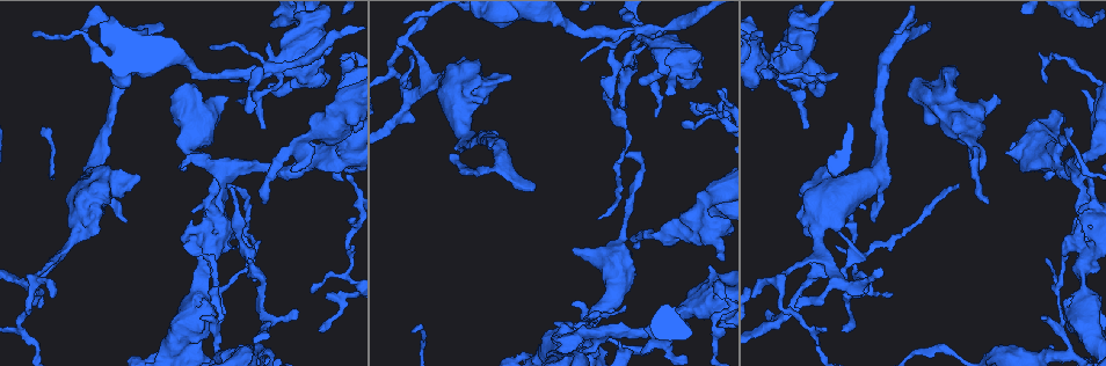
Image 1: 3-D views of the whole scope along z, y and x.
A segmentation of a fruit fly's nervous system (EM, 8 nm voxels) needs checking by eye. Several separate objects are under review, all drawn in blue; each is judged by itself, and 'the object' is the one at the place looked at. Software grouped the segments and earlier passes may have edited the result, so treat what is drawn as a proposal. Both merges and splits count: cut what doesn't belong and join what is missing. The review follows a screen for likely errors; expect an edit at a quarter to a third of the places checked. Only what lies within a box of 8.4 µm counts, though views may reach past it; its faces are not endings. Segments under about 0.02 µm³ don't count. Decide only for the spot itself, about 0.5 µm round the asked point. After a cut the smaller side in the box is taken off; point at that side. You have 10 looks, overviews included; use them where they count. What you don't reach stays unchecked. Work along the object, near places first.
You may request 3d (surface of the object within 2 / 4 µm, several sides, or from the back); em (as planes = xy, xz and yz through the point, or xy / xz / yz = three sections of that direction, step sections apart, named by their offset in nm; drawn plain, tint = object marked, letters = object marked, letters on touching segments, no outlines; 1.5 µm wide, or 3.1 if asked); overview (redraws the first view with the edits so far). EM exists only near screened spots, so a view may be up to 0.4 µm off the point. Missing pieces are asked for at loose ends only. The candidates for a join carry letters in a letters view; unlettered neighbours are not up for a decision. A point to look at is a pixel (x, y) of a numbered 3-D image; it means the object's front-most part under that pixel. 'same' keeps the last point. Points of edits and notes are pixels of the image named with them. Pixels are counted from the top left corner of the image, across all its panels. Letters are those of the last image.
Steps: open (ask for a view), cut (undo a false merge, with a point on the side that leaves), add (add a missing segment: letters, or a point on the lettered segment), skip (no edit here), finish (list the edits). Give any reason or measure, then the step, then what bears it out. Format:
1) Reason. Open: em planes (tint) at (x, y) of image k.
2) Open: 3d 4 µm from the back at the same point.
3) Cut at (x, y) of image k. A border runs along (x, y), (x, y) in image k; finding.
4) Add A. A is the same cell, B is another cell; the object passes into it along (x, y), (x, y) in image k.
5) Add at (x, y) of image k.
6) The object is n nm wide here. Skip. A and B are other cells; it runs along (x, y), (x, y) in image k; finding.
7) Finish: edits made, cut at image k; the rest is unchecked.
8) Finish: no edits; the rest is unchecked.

An open end. Open: 3d 2 µm at (895, 33) of image 1.

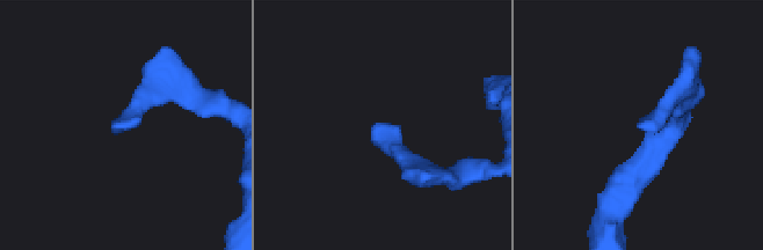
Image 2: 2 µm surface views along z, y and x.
Open: em yz step 4 (tint) at (373, 127) of image 2.

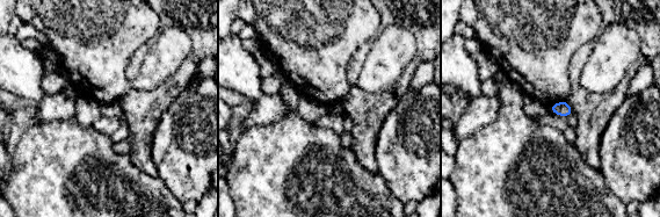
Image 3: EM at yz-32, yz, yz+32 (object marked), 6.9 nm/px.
Another direction. Open: em planes (letters) at the same point.

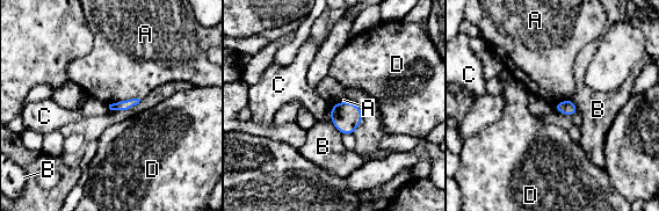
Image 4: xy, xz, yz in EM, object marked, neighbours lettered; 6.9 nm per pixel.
Skip. A, B, C and D are other cells; a border runs along (139, 99), (118, 100), (109, 104) in image 4; none of them fits.

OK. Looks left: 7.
Tapers out. Open: 3d 4 µm from the back at (602, 76) of image 1.

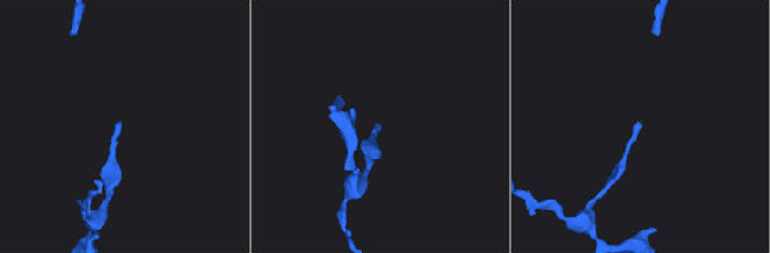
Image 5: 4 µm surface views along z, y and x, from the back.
Now the EM. Open: em yz step 8 (tint) at (380, 124) of image 5.

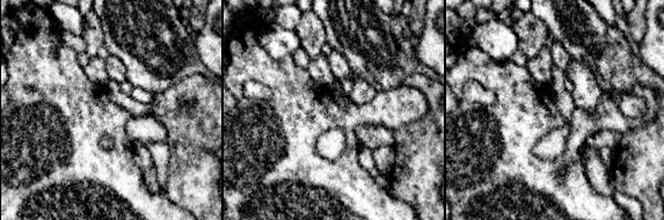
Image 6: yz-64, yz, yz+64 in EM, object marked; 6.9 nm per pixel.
Cut it another way. Open: em planes (letters) at the same point.

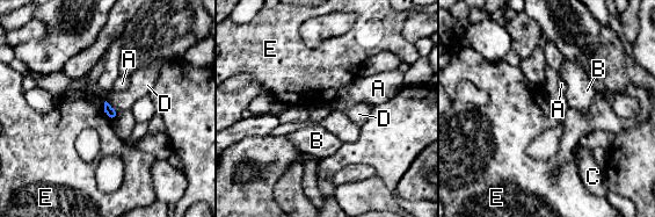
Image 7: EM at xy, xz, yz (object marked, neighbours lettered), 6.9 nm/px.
The longest contact is with E, 150 nm. Skip. A, B, C, D and E are other cells; a border runs along (103, 102), (103, 111), (114, 121) in image 7; none of them fits.

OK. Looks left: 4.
An open end. Open: em xy step 4 (letters) at (163, 24) of image 1.

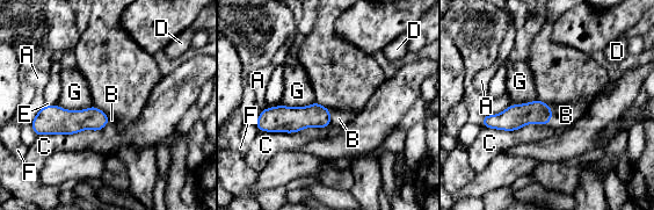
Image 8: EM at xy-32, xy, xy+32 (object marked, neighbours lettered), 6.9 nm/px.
The object is 160 nm wide here; the longest contact is with C, 420 nm. Add at (566, 115) of image 8. B is the same cell, A, C, D, E, F and G are other cells; it goes on there.

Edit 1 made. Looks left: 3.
Redraw. Open: overview.

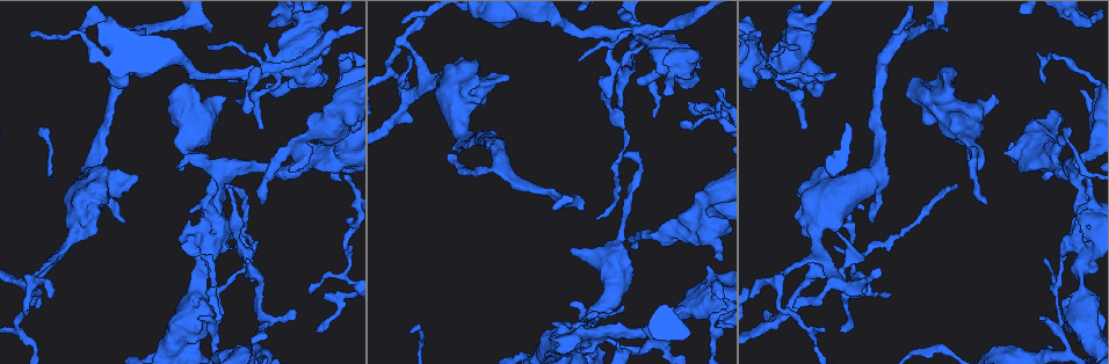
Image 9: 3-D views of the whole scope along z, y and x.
An open end. Open: em planes (letters) at (226, 184) of image 9.

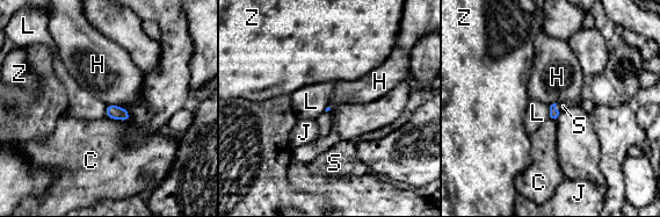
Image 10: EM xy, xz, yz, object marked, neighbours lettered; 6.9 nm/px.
Add at (561, 106) of image 10. S is the same cell, C, H, J, L and Z are other cells; the object passes into it along (553, 113), (555, 108), (561, 106) in image 10; the cell continues.

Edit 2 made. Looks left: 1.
Finish: edits made, add at image 8, add at image 10; the rest is unchecked.

